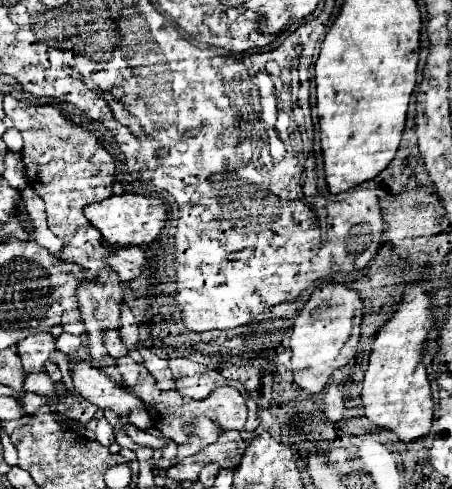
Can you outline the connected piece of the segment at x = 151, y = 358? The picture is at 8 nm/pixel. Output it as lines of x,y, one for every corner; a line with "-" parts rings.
140,346
139,352
142,356
145,368
152,374
161,390
170,390
175,386
172,372
167,366
167,360
159,358
150,349

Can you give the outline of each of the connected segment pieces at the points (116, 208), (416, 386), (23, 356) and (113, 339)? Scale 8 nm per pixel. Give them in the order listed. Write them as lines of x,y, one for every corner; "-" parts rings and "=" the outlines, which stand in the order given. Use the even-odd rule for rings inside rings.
120,194
110,196
106,200
94,202
84,208
84,214
92,226
96,226
102,234
102,240
110,246
148,246
156,240
160,230
166,224
166,206
158,198
142,196
142,194
=
422,282
406,286
406,294
404,294
402,304
398,306
398,310
392,314
392,318
380,328
380,332
374,338
374,348
372,348
372,354
370,354
370,364
368,364
368,370
364,374
364,388
362,388
360,396
362,396
362,406
364,406
366,418
376,428
396,432
400,442
420,440
420,438
428,436
430,426
432,426
434,404
432,404
432,396
430,396
428,376
426,376
426,370
422,366
424,340
426,340
426,334
430,332
432,322
434,322
434,314
432,314
432,308
430,308
432,304
434,304
432,296
422,290
=
48,332
30,334
16,344
16,350
18,350
18,356
22,360
22,366
24,366
26,374
42,372
44,362
56,350
56,340
=
116,330
104,332
104,346
106,346
108,353
114,359
118,359
128,354
128,350
126,350
126,346
122,344
122,340
120,340
120,336
118,336

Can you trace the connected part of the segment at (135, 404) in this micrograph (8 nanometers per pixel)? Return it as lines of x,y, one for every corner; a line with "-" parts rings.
90,362
74,364
70,368
70,378
76,392
80,392
84,400
96,404
102,410
110,408
118,416
122,416
130,414
136,408
144,408
144,402
140,402
140,398
116,386
112,380
106,378
106,374
100,368
92,366

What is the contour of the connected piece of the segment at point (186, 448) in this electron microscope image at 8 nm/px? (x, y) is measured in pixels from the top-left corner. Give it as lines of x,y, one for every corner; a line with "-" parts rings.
198,416
190,420
188,426
188,436
190,443
178,446
178,452
174,460
160,460
158,462
158,470
168,470
170,466
181,462
184,458
196,454
204,447
215,443
222,430
218,428
218,424
206,416

